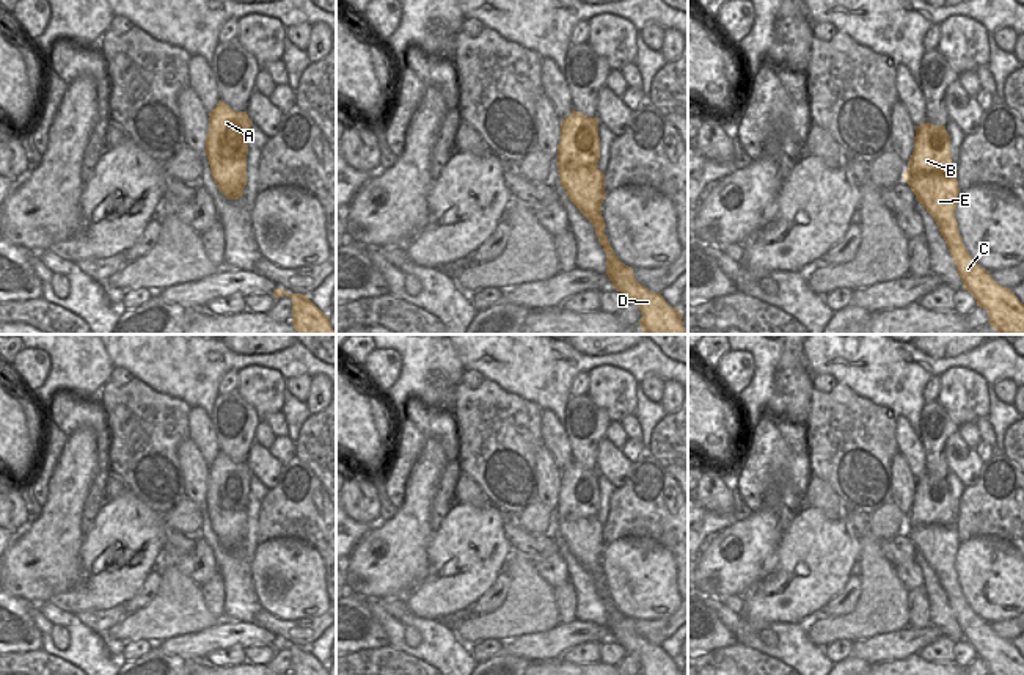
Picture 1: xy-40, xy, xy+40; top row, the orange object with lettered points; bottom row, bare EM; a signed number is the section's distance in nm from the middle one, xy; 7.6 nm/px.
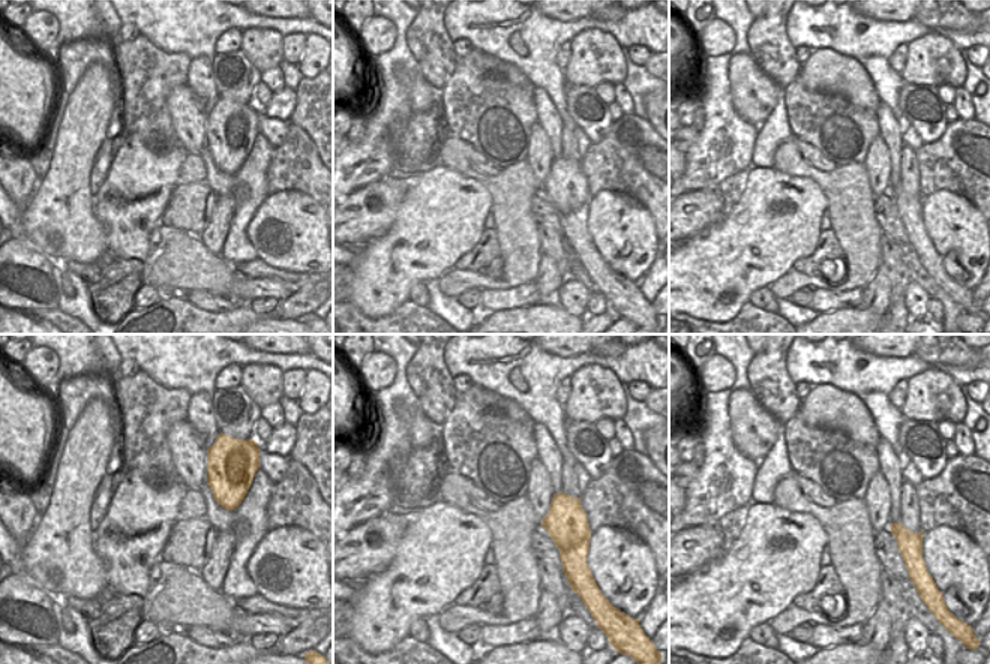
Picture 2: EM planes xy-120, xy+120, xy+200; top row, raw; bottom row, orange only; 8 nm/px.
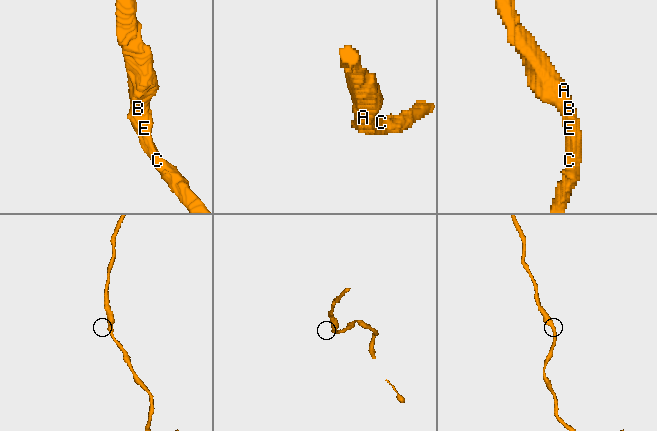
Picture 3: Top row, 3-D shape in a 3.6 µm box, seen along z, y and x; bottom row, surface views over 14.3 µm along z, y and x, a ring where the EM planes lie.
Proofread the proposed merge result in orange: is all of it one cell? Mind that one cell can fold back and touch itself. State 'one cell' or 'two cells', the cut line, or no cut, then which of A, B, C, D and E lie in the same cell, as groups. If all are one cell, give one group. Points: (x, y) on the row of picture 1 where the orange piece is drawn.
one cell | no cut | A B C D E

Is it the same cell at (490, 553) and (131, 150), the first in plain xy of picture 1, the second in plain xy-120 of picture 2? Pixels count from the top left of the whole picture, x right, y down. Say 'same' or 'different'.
same

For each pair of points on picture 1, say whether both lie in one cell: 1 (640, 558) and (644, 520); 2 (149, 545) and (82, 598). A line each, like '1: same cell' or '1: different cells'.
1: different cells
2: same cell

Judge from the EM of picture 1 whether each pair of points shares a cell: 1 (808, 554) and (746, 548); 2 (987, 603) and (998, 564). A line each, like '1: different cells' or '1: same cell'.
1: different cells
2: same cell

